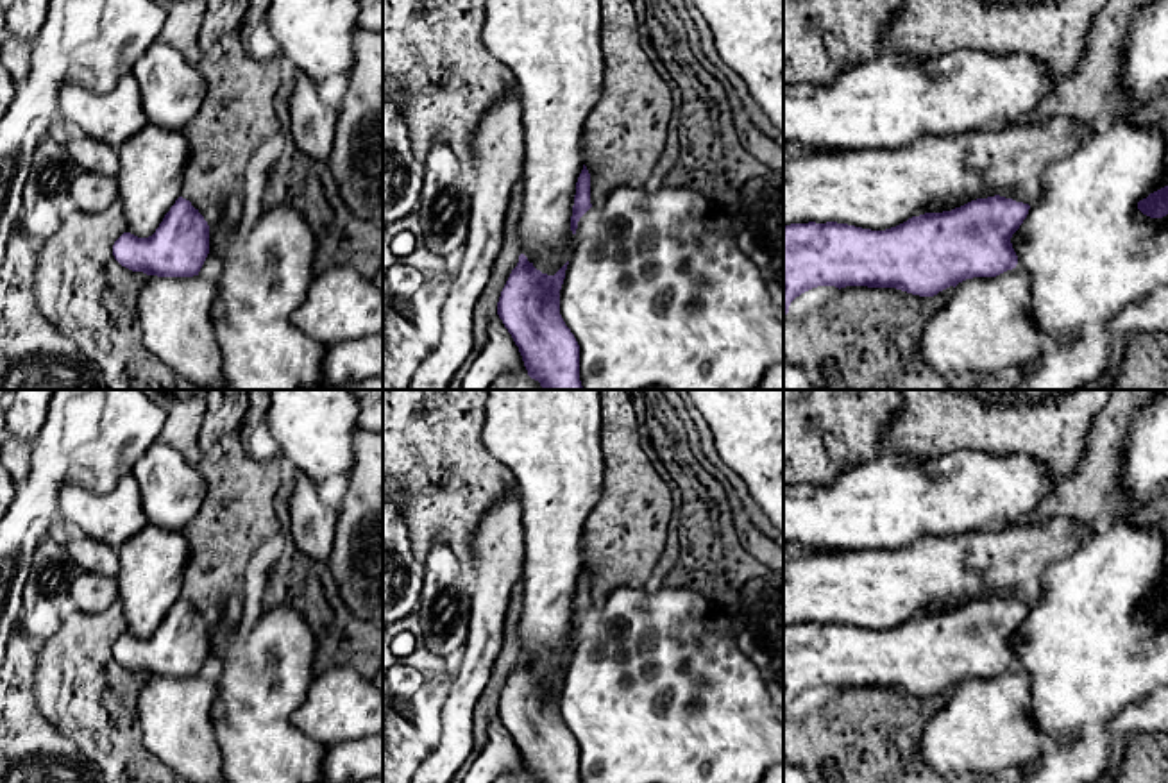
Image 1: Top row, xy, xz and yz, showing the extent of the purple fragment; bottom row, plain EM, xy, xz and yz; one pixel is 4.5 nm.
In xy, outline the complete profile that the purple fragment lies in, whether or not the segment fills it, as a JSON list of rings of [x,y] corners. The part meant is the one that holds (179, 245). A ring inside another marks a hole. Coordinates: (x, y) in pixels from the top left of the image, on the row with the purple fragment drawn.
[[[147,123],[118,148],[118,198],[127,231],[114,241],[114,259],[132,270],[157,277],[199,275],[209,254],[209,225],[182,197],[182,173],[190,157],[190,143],[182,130]]]

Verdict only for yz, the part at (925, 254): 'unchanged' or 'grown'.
grown

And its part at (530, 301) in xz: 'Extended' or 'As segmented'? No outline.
Extended

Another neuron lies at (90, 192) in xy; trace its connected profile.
[[[82,172],[72,182],[70,206],[82,213],[102,213],[118,198],[118,182],[93,172]]]

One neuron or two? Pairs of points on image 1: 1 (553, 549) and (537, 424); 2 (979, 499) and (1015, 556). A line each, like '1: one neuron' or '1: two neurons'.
1: one neuron
2: two neurons

